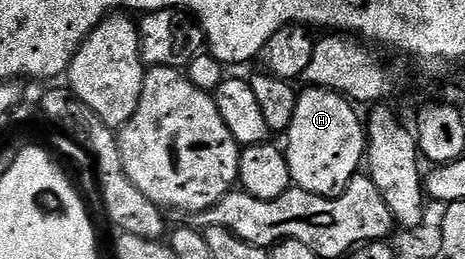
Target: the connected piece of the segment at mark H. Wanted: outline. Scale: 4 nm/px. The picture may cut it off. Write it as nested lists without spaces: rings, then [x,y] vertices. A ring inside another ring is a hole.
[[[308,86],[299,91],[294,120],[286,132],[290,176],[299,189],[323,198],[337,198],[357,177],[366,158],[366,126],[356,115],[357,107],[343,94]]]

